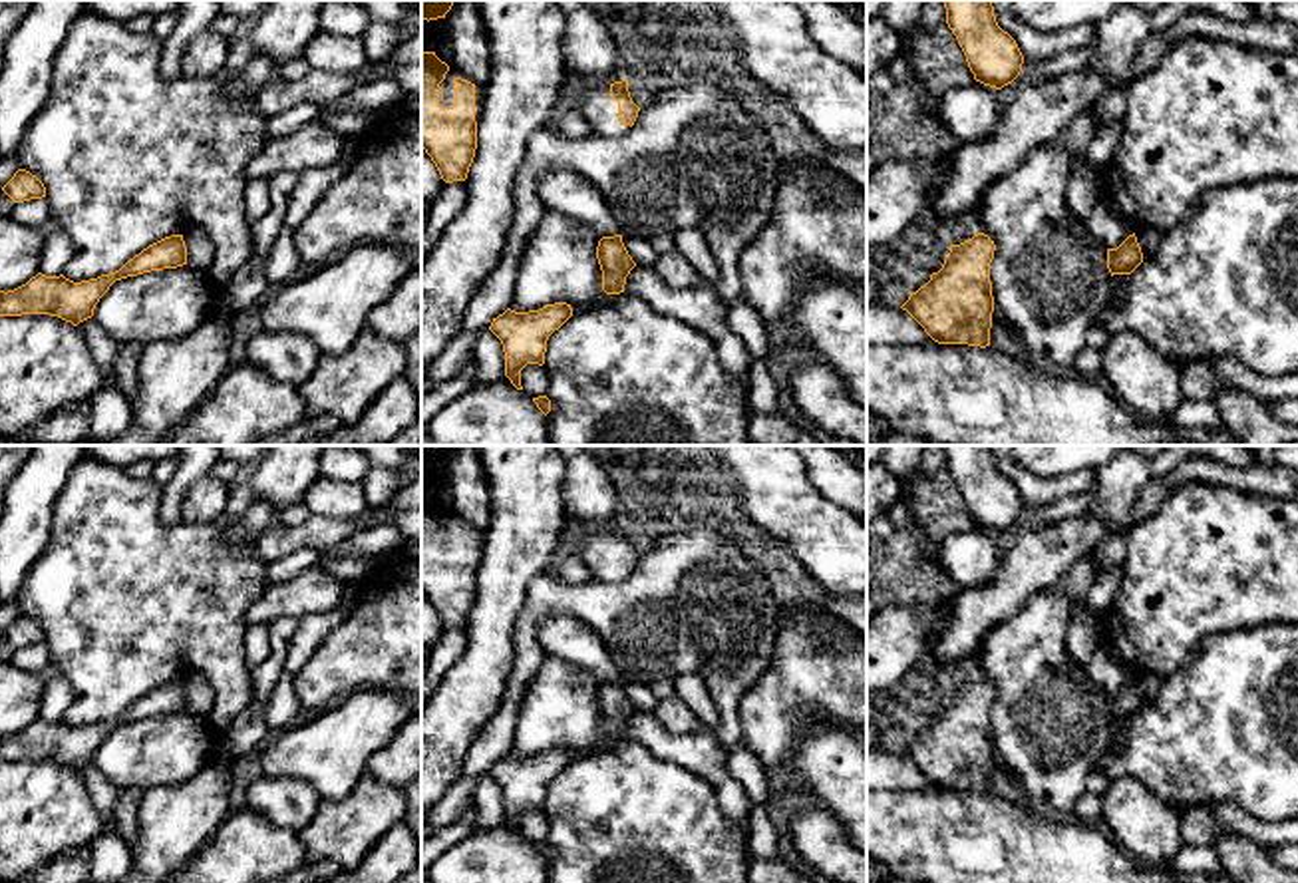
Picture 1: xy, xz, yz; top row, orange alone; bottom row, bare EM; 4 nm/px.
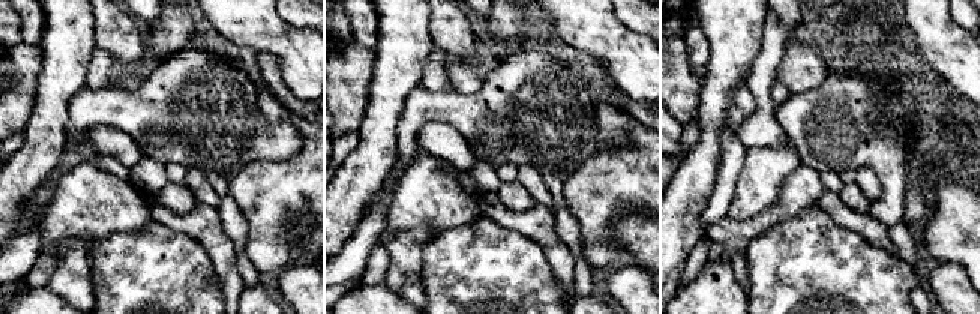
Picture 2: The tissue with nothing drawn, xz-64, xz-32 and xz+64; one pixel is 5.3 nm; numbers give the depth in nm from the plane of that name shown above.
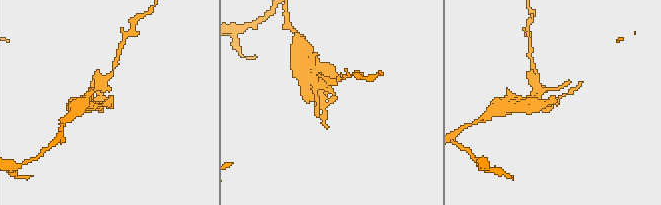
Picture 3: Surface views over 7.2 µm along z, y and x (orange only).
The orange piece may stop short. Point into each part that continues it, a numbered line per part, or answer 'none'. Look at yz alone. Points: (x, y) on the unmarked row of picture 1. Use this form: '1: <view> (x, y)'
none

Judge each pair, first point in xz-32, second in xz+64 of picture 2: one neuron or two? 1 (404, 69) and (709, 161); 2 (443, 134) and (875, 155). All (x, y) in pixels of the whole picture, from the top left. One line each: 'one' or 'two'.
1: one
2: two

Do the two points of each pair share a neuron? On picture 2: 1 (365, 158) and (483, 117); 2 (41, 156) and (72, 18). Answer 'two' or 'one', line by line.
1: two
2: one

